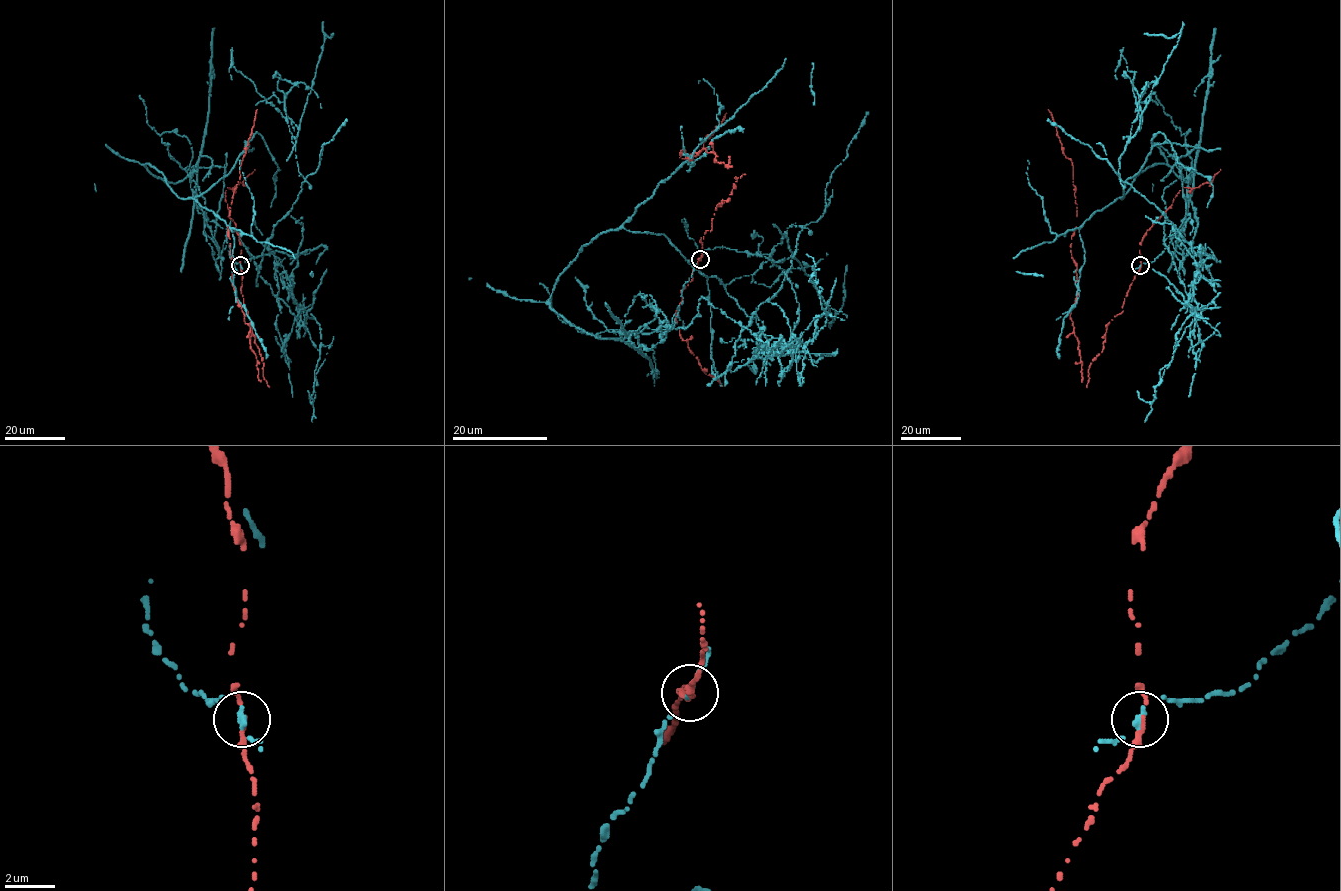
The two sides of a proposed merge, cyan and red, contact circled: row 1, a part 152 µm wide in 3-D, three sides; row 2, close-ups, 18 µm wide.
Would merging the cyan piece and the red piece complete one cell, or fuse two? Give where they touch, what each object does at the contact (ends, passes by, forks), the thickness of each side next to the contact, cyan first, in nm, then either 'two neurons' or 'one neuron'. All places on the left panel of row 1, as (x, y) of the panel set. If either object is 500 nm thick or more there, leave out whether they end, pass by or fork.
(240, 265) | cyan passes by | red passes by | 190/170 nm | two neurons

